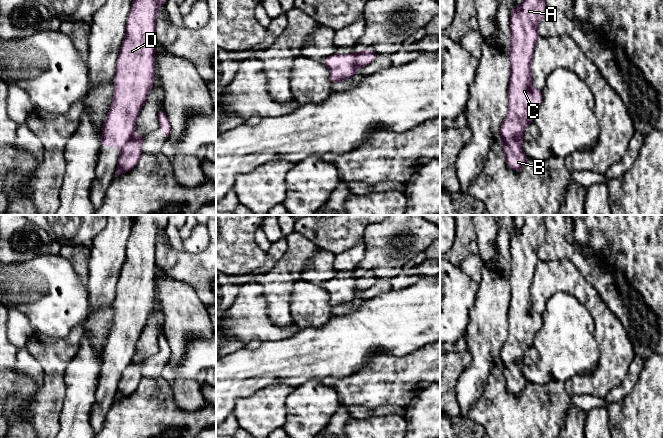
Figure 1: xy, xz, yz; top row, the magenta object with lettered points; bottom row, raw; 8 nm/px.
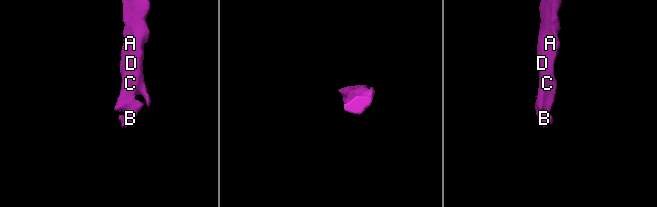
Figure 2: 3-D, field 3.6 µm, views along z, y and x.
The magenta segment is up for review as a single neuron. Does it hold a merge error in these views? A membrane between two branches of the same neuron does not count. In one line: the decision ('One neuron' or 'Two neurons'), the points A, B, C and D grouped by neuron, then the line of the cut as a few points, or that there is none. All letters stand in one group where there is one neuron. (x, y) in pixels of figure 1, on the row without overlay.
Two neurons. Groups: A C D / B. Split along yz (520, 365), (508, 363), (502, 366)

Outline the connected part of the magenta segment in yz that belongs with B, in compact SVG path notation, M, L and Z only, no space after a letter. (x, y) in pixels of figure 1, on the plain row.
M511 363L502 366L503 376L507 384L507 388L515 395L520 395L526 390L528 381L524 377L521 366Z

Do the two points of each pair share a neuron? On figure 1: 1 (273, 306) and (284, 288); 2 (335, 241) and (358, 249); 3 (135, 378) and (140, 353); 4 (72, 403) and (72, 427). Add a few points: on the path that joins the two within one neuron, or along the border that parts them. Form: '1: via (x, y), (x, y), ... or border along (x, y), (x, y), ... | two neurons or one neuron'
1: via (277, 302), (280, 292) | one neuron
2: border along (362, 241), (336, 254) | two neurons
3: via (135, 372), (139, 359) | one neuron
4: via (72, 409), (72, 421) | one neuron

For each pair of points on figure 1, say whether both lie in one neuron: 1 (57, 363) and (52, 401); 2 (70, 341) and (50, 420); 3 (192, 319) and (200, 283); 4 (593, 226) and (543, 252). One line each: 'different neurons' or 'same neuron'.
1: same neuron
2: same neuron
3: different neurons
4: different neurons

